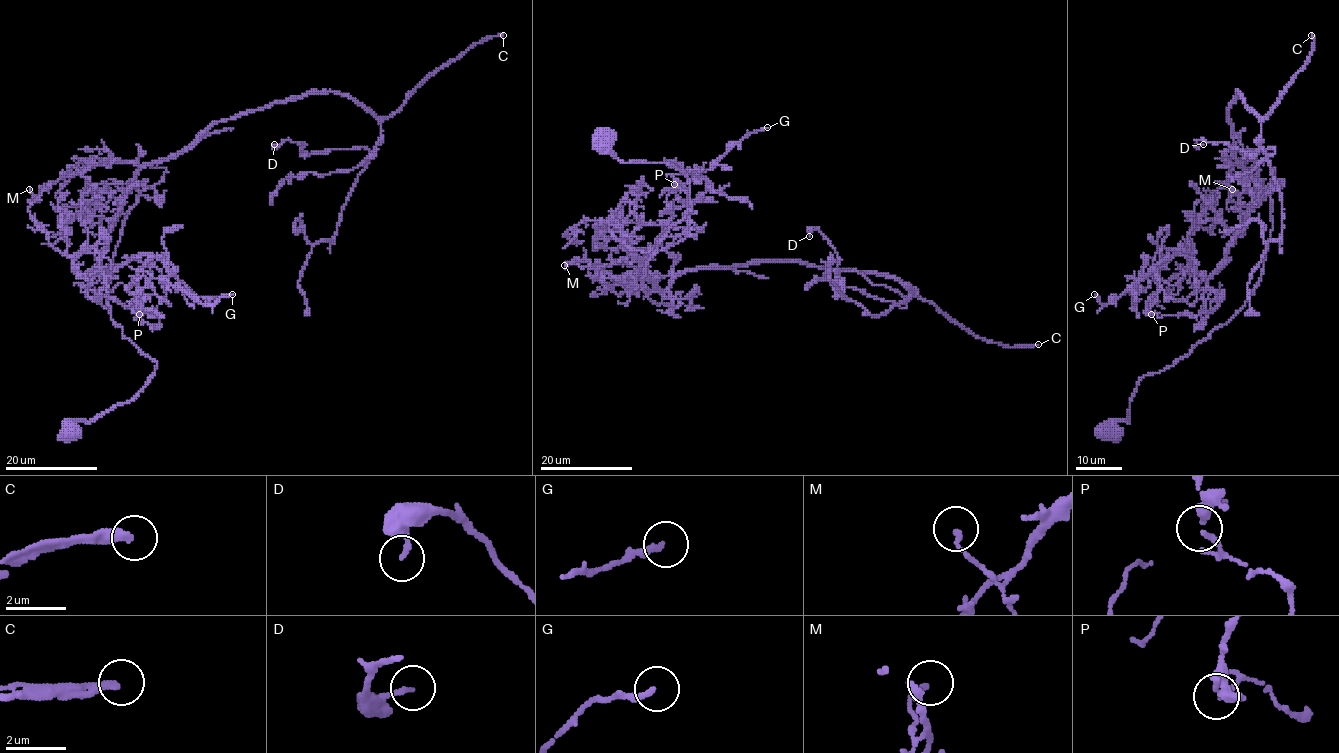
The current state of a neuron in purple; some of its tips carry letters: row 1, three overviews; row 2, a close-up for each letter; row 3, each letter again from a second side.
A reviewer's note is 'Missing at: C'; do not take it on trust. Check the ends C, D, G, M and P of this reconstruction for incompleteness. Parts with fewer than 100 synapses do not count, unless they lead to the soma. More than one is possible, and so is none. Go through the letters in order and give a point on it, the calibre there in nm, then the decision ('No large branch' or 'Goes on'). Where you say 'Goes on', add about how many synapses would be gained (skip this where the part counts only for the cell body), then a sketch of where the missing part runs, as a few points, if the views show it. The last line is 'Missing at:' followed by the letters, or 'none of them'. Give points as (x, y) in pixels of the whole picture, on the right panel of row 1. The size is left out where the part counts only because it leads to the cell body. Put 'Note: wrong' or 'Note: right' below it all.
C: Place: (1311, 35). Thickness 280 nm. Goes on. Roughly 120 synapses. Course of what is missing: (1311, 35), (1282, 62), (1275, 80), (1256, 102), (1263, 132), (1243, 203), (1202, 227), (1196, 212), (1198, 205)
D: Place: (1203, 144). Thickness 130 nm. No large branch
G: Place: (1094, 294). Thickness 200 nm. No large branch
M: Place: (1232, 189). Thickness 160 nm. No large branch
P: Place: (1151, 314). Thickness 110 nm. No large branch
Missing at: C
Note: right

